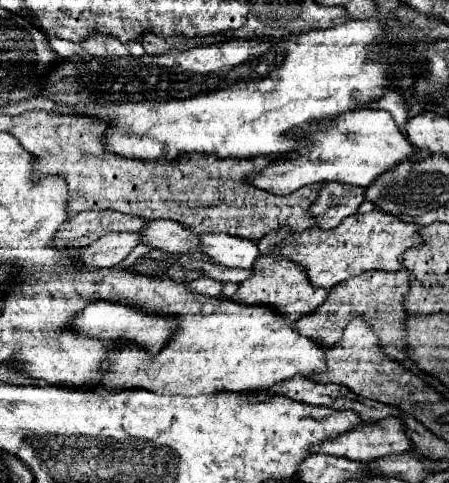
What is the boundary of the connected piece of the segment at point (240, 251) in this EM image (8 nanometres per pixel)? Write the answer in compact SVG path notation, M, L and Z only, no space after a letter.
M206 233L202 237L202 249L204 255L208 255L212 261L228 267L240 267L240 269L252 269L258 261L258 245L244 237L224 235L224 233Z

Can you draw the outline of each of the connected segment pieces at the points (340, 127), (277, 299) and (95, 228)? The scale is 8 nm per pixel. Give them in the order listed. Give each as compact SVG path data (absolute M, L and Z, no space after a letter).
M360 109L360 113L348 113L348 117L340 117L336 125L328 125L328 129L316 133L316 145L312 145L312 149L286 153L282 161L276 161L262 173L252 175L252 185L268 189L276 195L288 195L304 185L320 181L340 181L368 187L386 171L392 171L402 161L412 159L414 153L414 145L398 131L388 111Z
M260 255L260 265L256 265L256 277L242 281L238 293L232 297L236 301L264 301L264 305L276 305L276 309L280 309L280 313L288 313L290 317L298 319L302 315L312 313L312 309L316 309L320 303L324 303L324 299L330 295L332 289L324 289L324 287L314 287L312 281L308 279L306 269L302 269L302 265L298 265L296 261L288 259L288 257L276 257L276 255Z
M112 209L102 211L82 211L68 225L64 225L64 233L60 233L60 245L80 245L88 247L100 237L114 231L142 231L148 227L148 219L138 215L128 215Z

